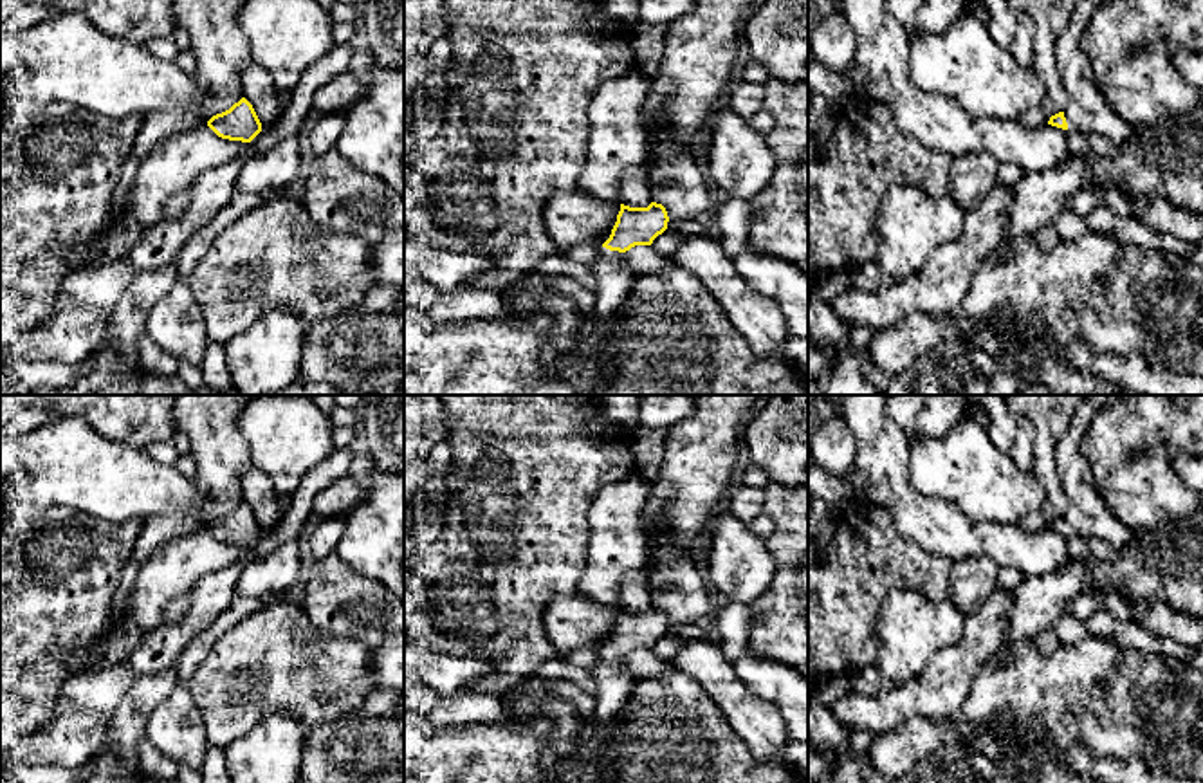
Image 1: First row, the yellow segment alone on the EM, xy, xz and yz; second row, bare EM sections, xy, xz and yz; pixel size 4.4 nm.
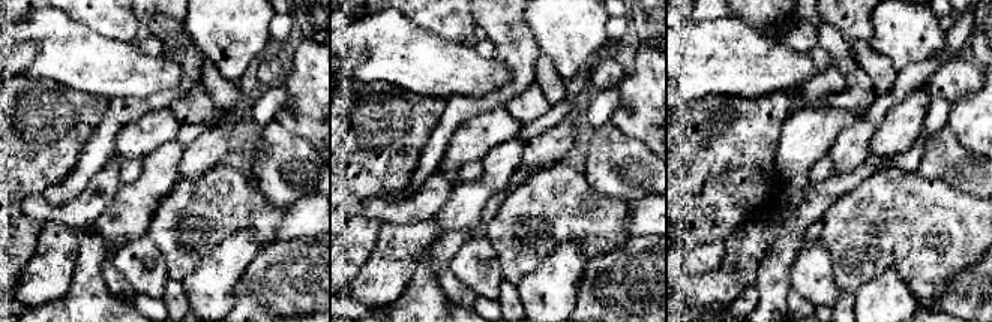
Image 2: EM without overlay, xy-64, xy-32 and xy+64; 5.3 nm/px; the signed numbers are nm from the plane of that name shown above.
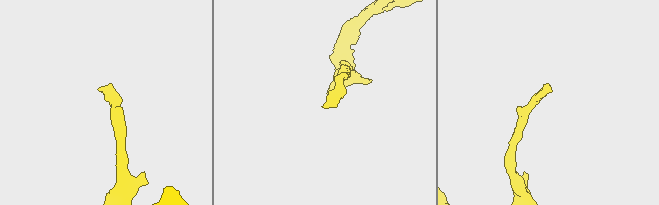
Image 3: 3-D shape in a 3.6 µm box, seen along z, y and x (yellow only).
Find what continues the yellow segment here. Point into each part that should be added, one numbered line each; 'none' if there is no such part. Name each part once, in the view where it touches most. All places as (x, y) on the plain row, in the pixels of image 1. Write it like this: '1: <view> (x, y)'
1: xz (614, 682)

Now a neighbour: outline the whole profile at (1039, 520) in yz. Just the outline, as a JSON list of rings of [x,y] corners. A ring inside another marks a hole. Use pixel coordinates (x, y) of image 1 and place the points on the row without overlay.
[[[1001,395],[1010,411],[1026,417],[1033,424],[1033,467],[1032,471],[1048,493],[1048,503],[1030,512],[1019,527],[1035,534],[1048,529],[1050,521],[1062,516],[1066,496],[1055,469],[1055,449],[1070,431],[1071,419],[1084,401],[1106,408],[1127,395]]]

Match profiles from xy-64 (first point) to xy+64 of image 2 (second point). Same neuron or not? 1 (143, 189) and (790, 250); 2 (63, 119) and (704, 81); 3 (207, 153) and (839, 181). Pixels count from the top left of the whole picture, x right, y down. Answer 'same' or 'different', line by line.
1: different
2: different
3: different

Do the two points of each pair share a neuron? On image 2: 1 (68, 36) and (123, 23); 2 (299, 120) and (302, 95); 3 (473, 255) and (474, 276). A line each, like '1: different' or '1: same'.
1: different
2: same
3: same

